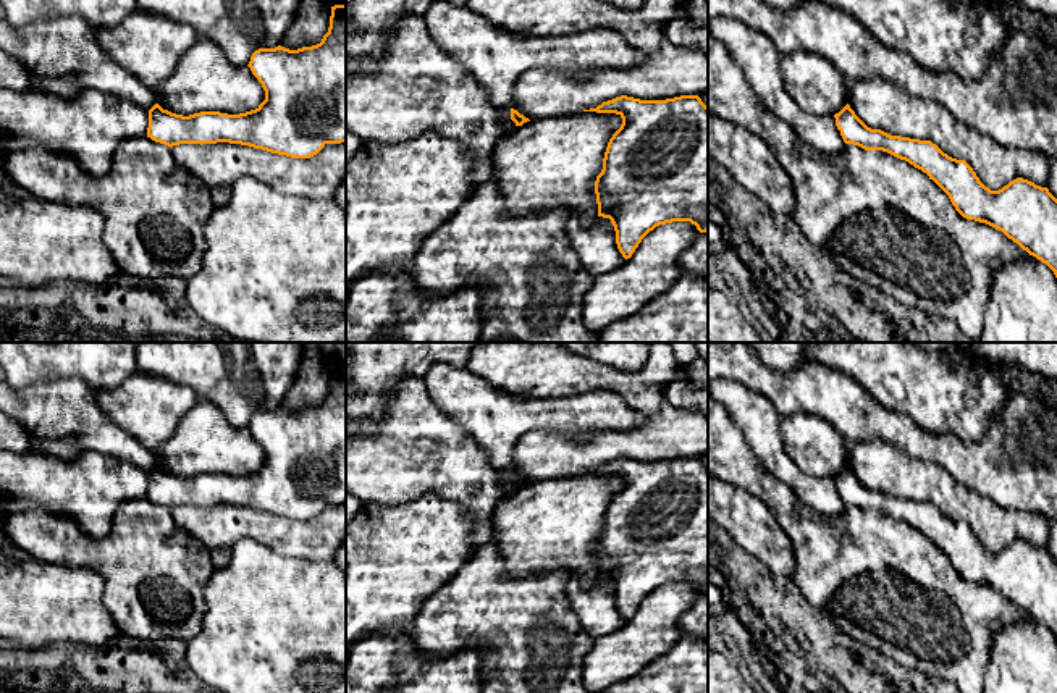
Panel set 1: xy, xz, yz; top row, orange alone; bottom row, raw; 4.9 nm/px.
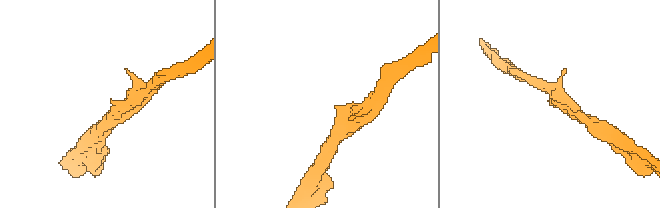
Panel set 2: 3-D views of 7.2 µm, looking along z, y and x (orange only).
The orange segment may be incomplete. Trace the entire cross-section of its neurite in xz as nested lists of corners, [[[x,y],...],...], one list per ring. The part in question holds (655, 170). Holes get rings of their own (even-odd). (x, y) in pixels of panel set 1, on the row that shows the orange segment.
[[[627,95],[616,97],[603,102],[596,108],[583,110],[596,113],[616,113],[622,118],[621,128],[613,134],[608,142],[603,170],[595,181],[595,194],[598,204],[598,216],[609,218],[616,231],[616,244],[622,257],[627,260],[632,257],[642,239],[659,225],[672,221],[690,221],[700,233],[708,231],[708,107],[698,95],[680,95],[666,100],[640,100]]]

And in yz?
[[[849,103],[834,118],[845,144],[853,144],[865,150],[887,152],[921,170],[949,195],[963,218],[986,223],[1002,231],[1030,255],[1046,263],[1057,278],[1057,199],[1047,187],[1017,178],[1002,189],[991,191],[965,160],[949,157],[931,141],[891,136],[881,129],[871,129],[855,115]]]

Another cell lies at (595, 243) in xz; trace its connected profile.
[[[571,215],[566,228],[571,246],[593,278],[606,275],[625,262],[617,249],[616,231],[609,218],[596,215],[585,223],[579,215]]]

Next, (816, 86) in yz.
[[[811,52],[782,57],[779,76],[790,99],[810,115],[834,116],[847,105],[845,78],[832,63]]]

